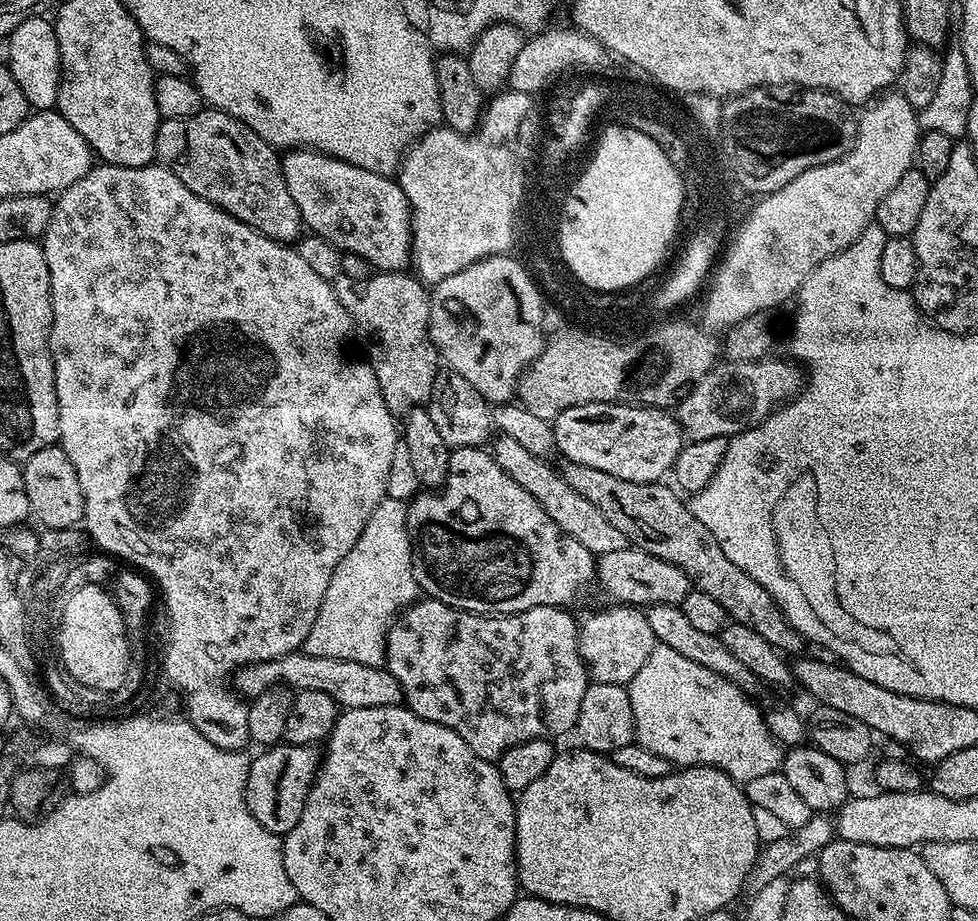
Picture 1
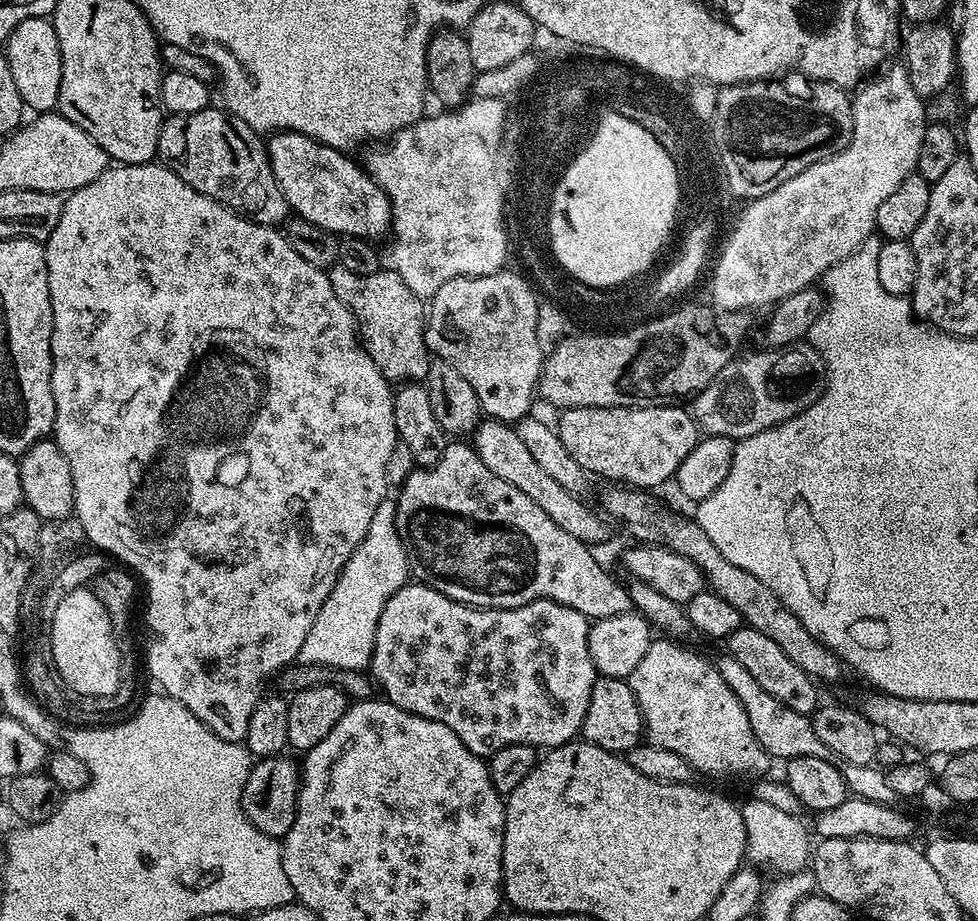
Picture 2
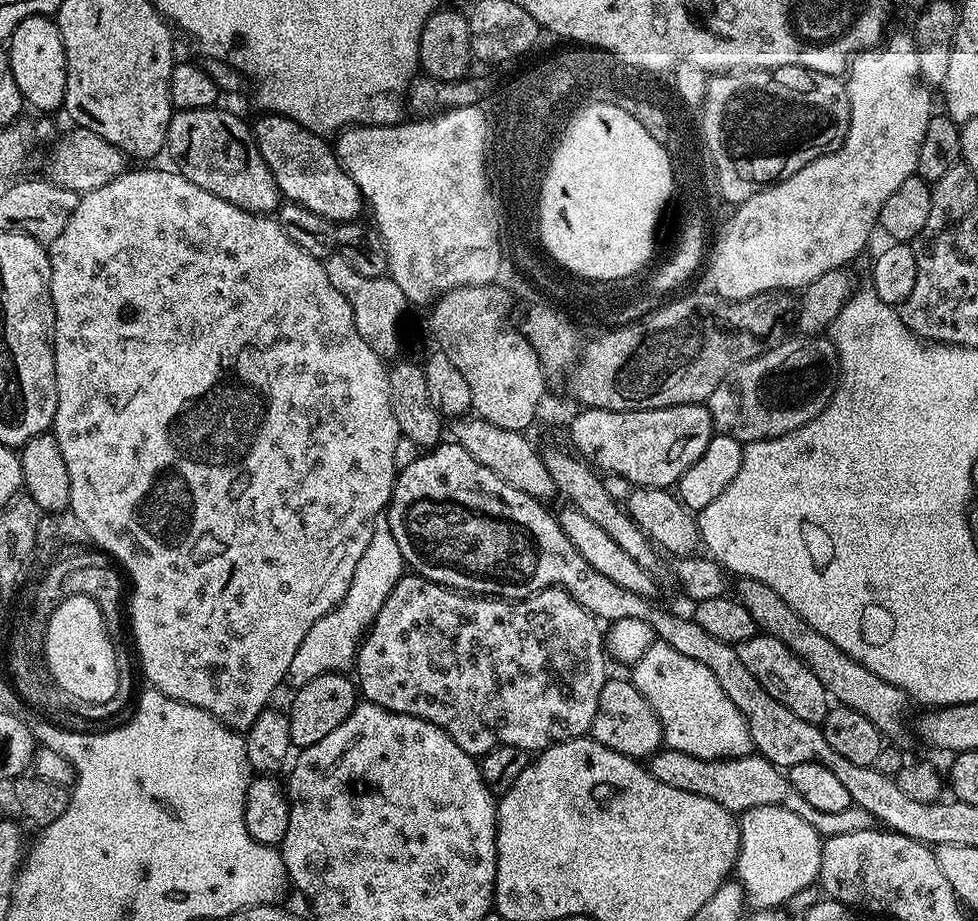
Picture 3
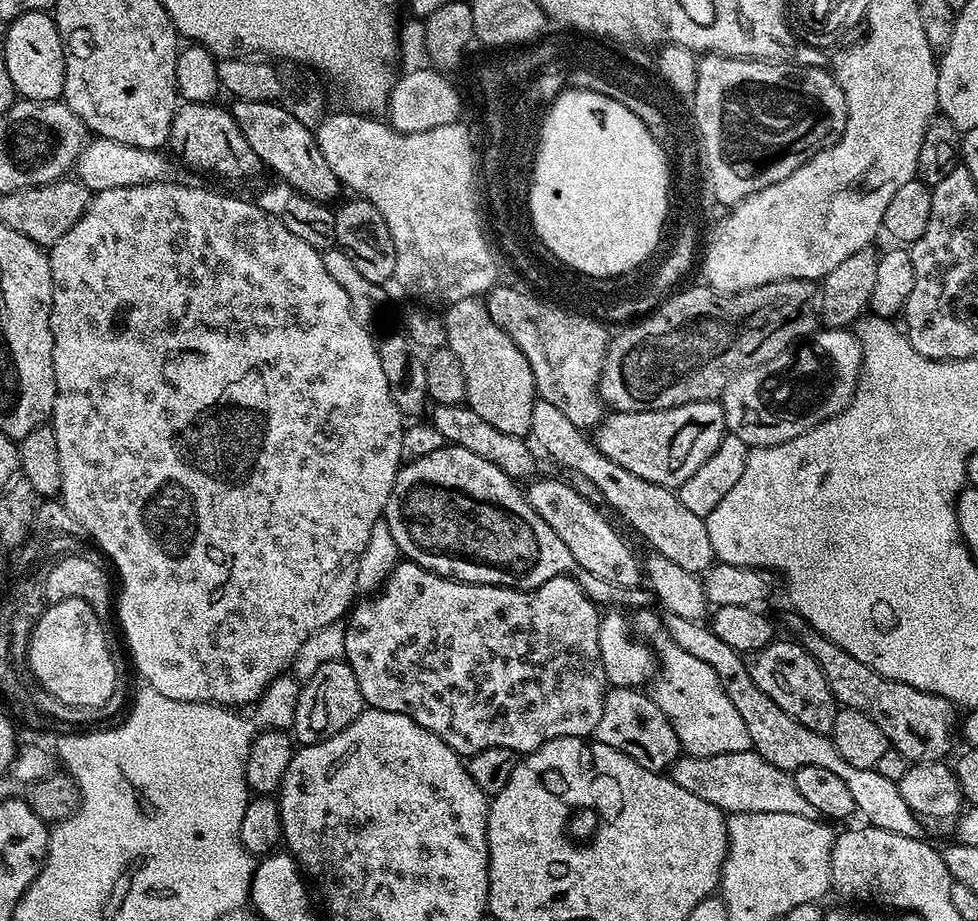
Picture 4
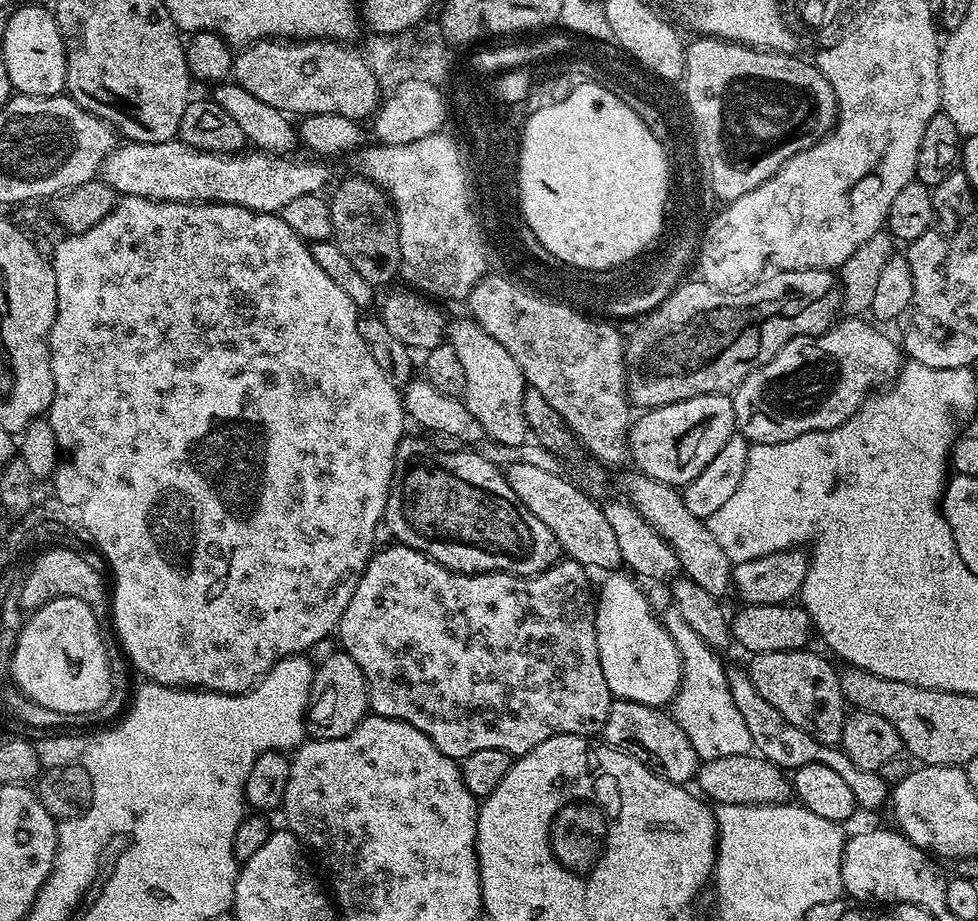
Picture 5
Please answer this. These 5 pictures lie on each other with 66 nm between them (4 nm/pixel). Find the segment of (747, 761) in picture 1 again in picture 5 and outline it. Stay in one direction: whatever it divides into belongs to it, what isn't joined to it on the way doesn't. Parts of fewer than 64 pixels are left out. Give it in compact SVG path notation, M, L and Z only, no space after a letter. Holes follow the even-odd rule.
M668 606L662 612L662 623L680 651L680 688L672 699L670 715L686 730L686 738L690 738L697 757L705 761L749 755L753 751L750 730L738 706L734 706L734 698L730 698L728 674L716 657L719 655L694 632L676 607Z

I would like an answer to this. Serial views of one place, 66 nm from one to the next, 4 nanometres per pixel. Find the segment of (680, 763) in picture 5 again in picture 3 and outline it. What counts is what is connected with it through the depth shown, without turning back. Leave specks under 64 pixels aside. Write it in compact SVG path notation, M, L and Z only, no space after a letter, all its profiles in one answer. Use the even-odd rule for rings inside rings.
M628 678L624 680L605 679L602 694L598 694L598 712L594 714L590 736L602 746L623 756L630 756L637 762L660 751L665 743L664 731L658 714L654 714L650 702L642 698L642 694Z

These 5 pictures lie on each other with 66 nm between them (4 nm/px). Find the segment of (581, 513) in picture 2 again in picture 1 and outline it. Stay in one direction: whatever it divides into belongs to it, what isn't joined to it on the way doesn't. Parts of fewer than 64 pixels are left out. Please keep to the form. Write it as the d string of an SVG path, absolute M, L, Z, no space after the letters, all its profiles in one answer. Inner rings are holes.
M500 434L495 440L496 445L491 445L490 451L498 466L502 466L502 470L506 470L506 474L510 474L510 478L514 478L514 482L518 482L518 486L522 486L522 490L526 490L526 494L530 494L530 498L534 498L534 502L538 502L538 506L542 506L542 510L546 510L546 514L550 514L550 518L554 518L556 525L570 538L575 538L579 544L586 546L586 550L590 550L597 558L610 554L613 550L629 547L622 530L616 529L602 515L602 510L598 510L598 506L586 502L578 490L569 486L563 475L548 465L550 463L547 459L530 454L517 439Z

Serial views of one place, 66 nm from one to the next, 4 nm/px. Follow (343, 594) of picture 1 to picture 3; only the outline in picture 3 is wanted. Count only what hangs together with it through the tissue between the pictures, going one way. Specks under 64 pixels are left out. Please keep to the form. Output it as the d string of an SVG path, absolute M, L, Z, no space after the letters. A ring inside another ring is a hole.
M385 515L376 519L374 534L371 535L370 545L359 559L358 566L354 570L354 578L344 600L333 612L328 612L310 628L306 634L302 646L294 654L294 660L290 662L290 670L285 683L291 689L298 689L306 682L328 672L349 671L356 661L356 651L364 629L367 629L377 616L378 610L385 604L390 591L400 580L405 569L404 559L398 542L394 541L393 532Z

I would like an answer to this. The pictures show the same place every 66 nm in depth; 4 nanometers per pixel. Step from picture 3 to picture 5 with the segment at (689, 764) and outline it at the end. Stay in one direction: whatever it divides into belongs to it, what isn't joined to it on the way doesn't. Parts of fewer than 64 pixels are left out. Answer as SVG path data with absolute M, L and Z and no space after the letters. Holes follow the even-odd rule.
M759 754L705 760L697 767L694 784L716 804L787 804L794 796L789 773Z

